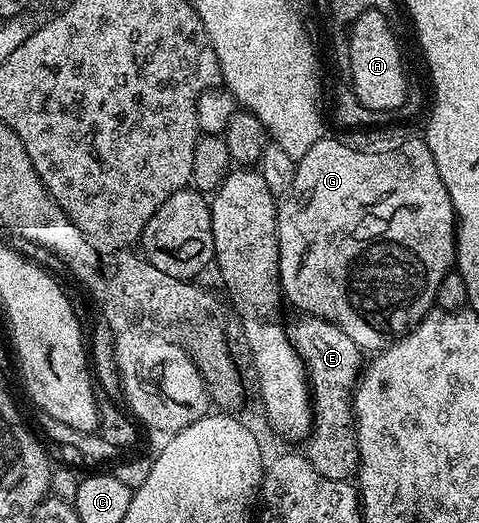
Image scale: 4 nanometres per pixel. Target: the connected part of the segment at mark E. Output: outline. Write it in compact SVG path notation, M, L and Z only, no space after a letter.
M298 316L294 323L286 326L290 343L298 349L298 355L306 366L312 405L314 425L305 443L307 460L328 480L349 482L358 472L358 435L354 428L354 388L364 369L364 351L336 324L323 318Z

